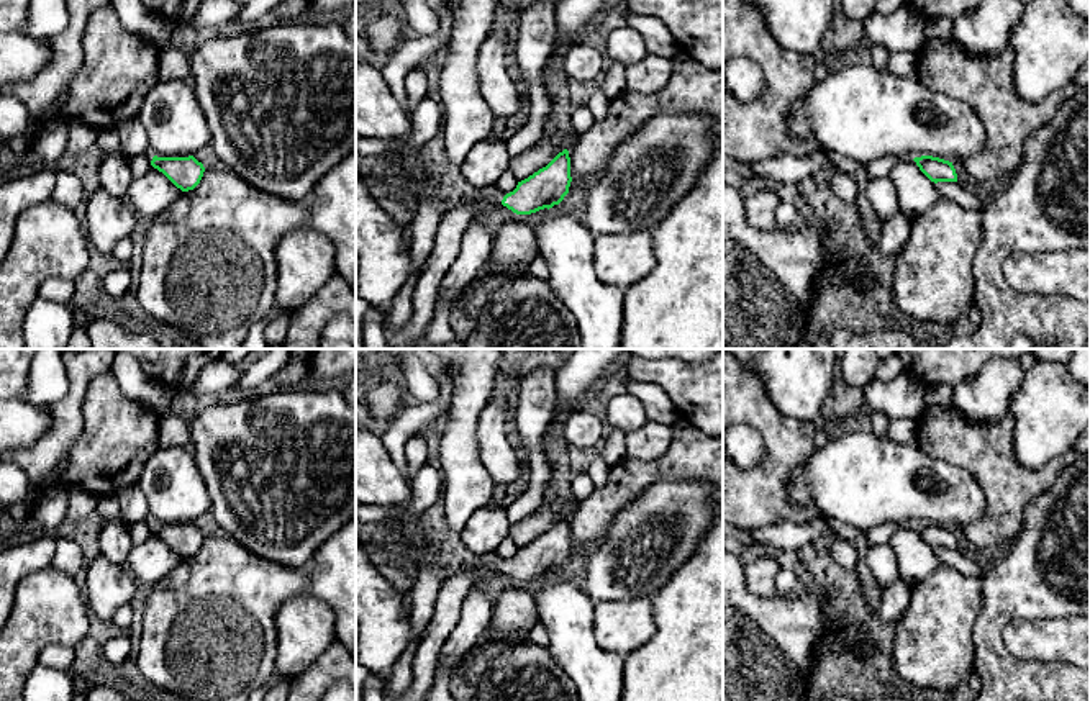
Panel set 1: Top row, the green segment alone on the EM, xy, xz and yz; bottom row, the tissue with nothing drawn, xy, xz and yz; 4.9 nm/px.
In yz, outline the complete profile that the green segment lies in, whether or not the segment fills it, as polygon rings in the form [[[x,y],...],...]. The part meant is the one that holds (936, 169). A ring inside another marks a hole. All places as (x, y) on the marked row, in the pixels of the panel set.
[[[921,156],[913,159],[920,170],[934,183],[938,182],[957,182],[957,174],[952,162],[933,157]]]

